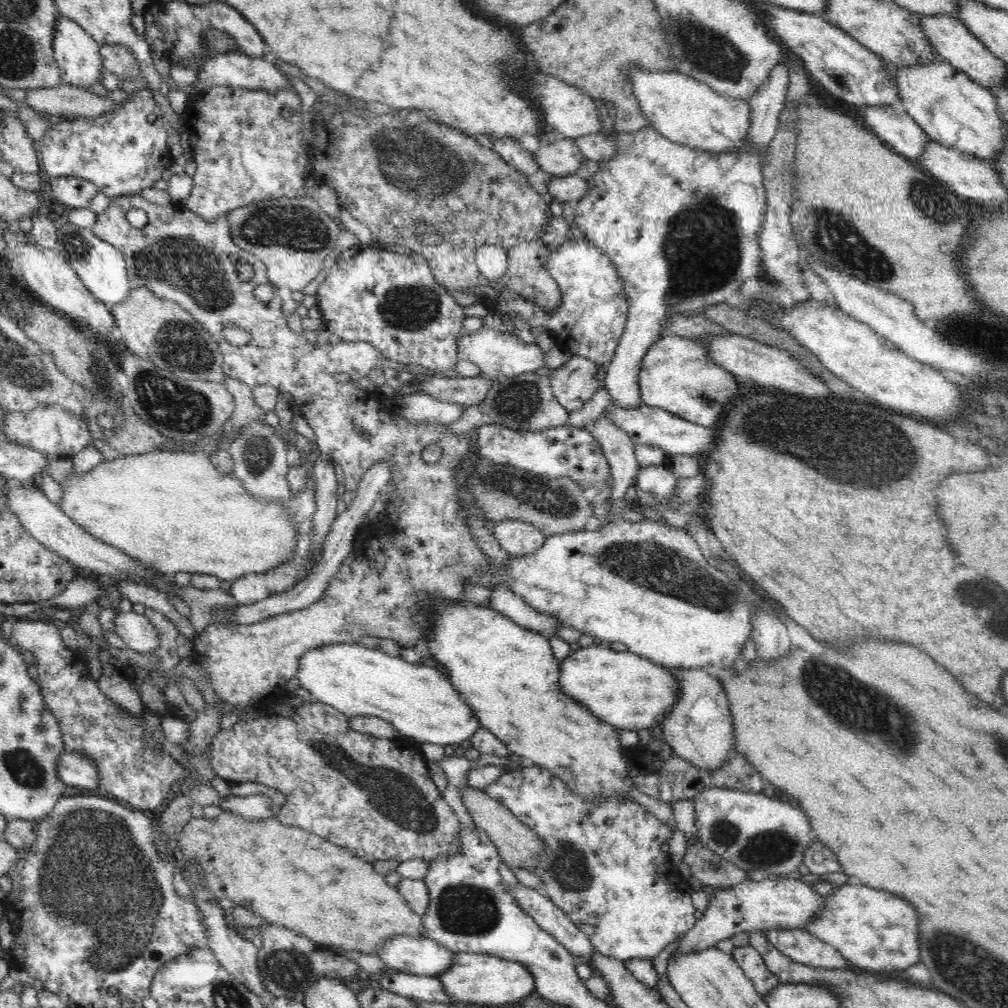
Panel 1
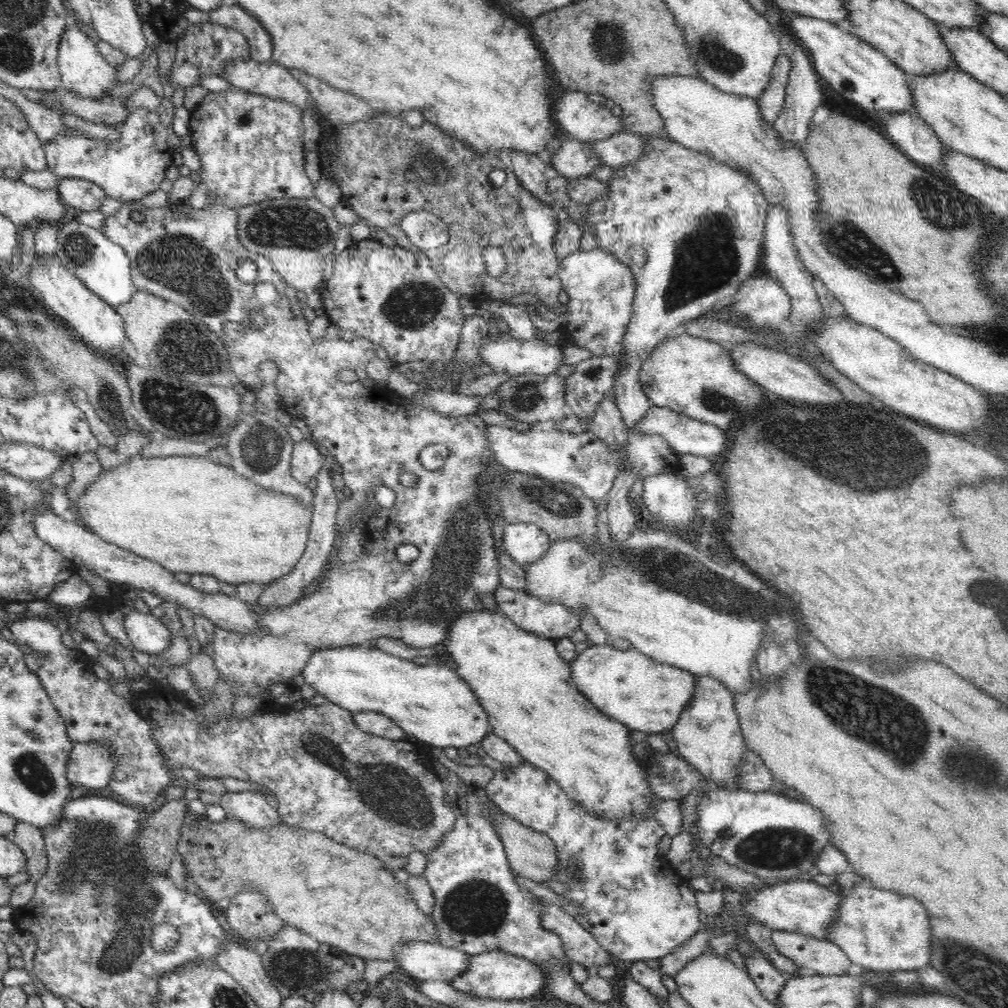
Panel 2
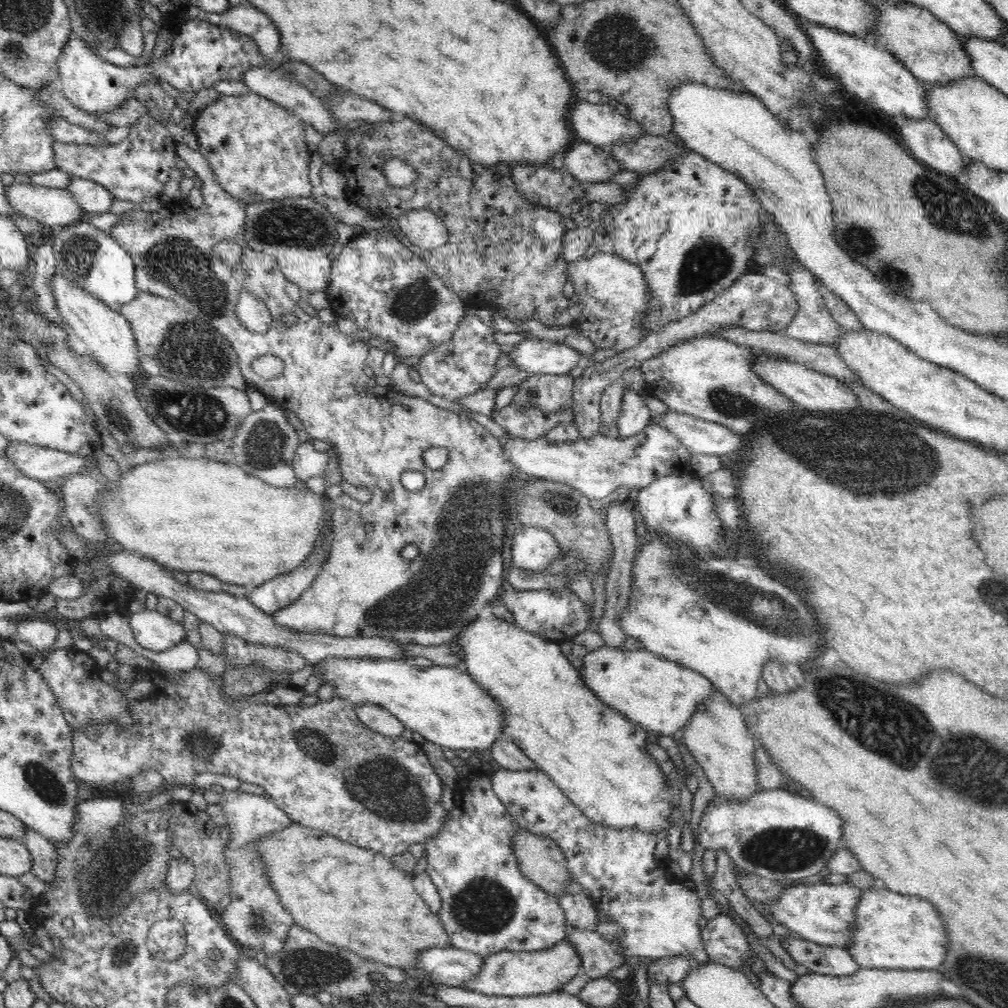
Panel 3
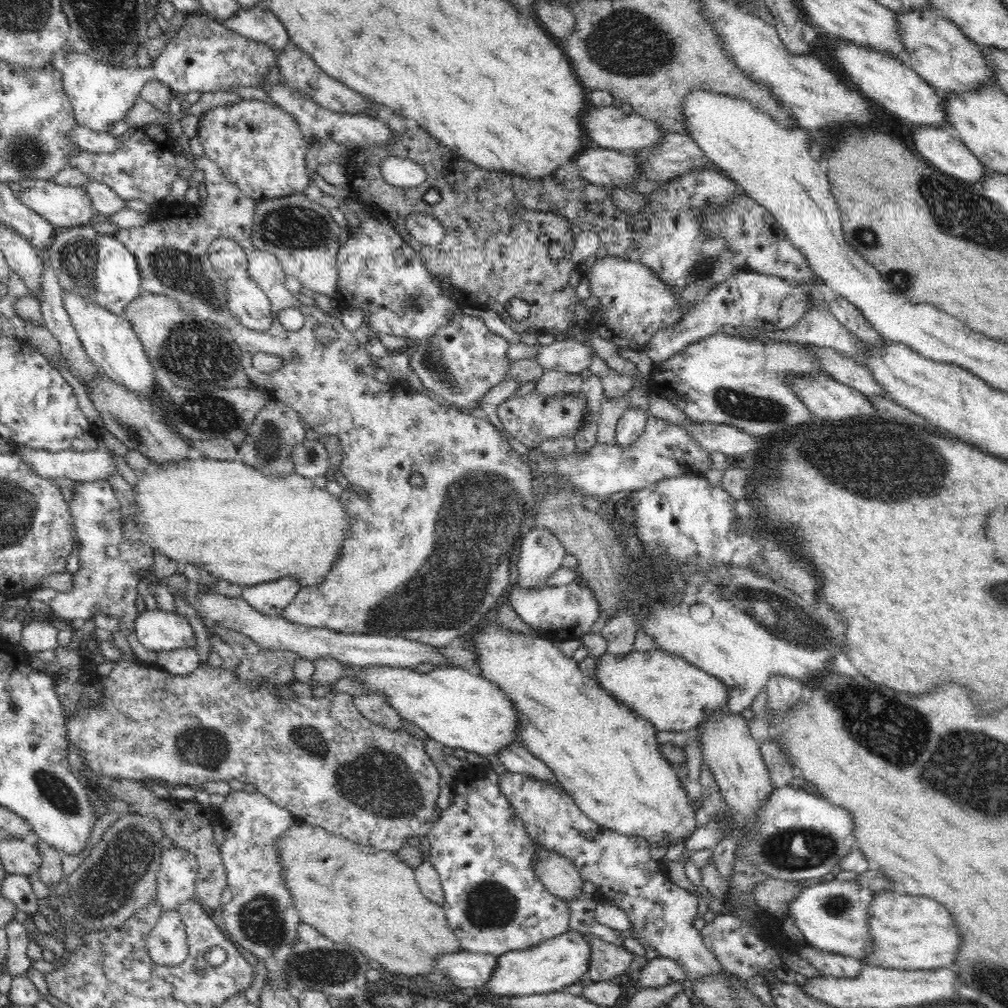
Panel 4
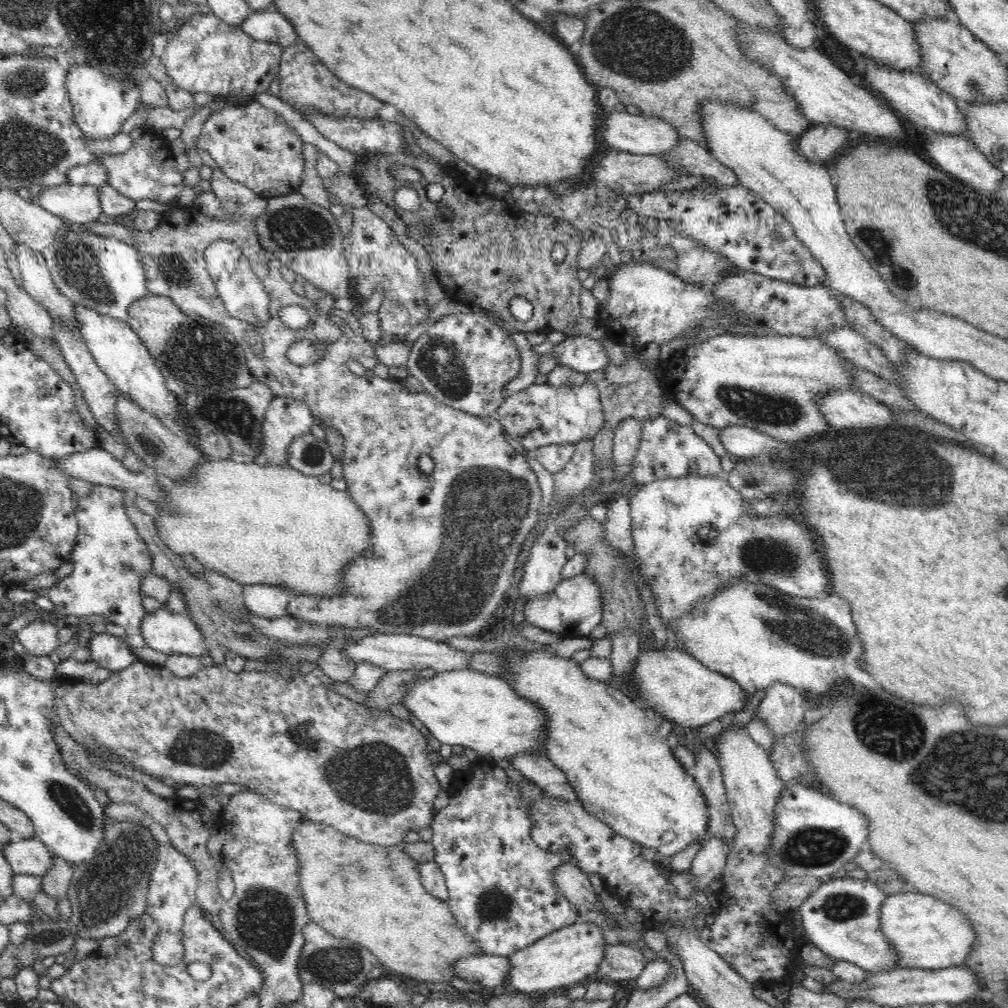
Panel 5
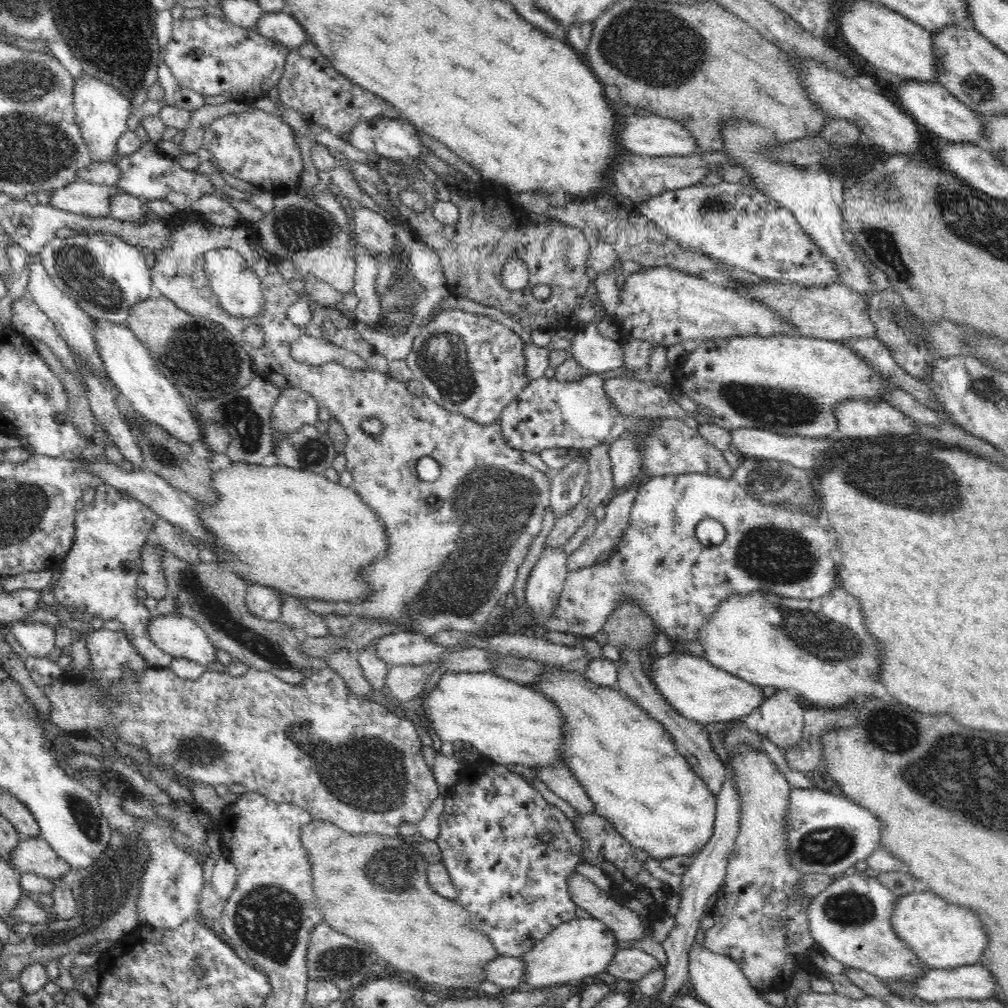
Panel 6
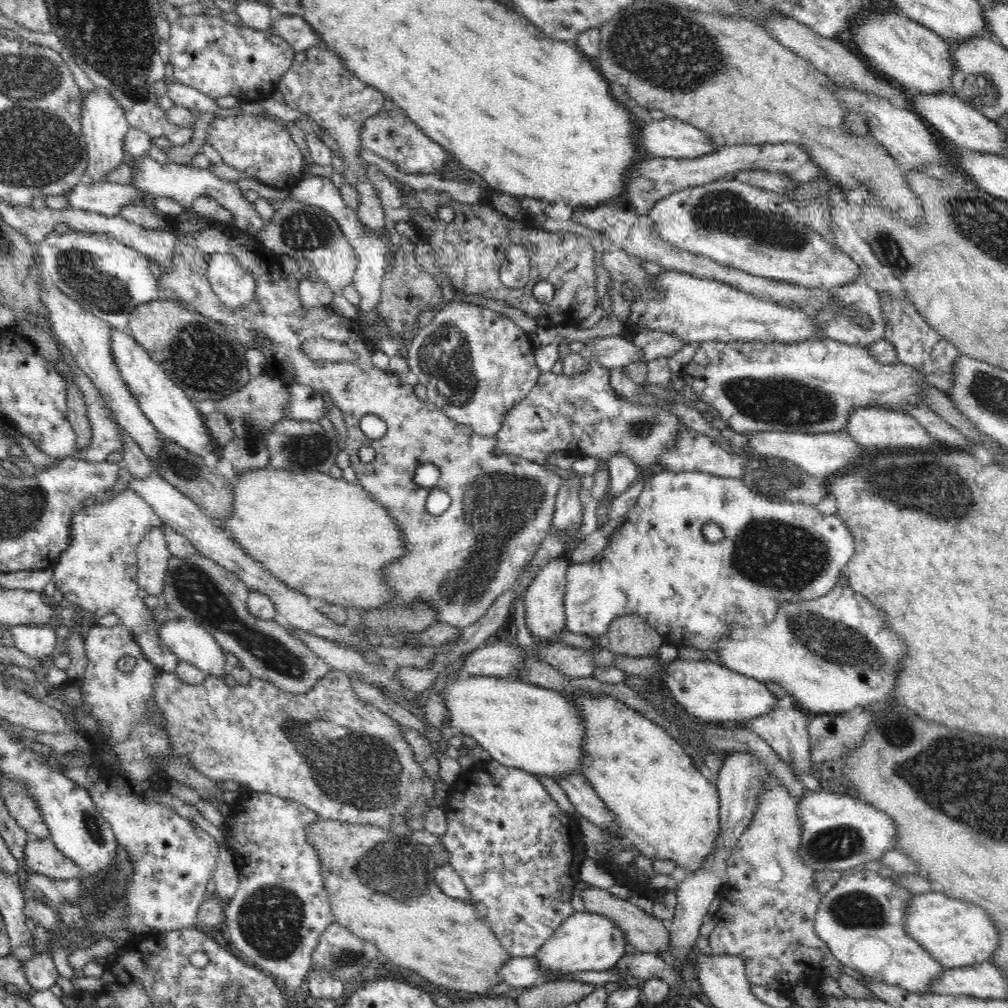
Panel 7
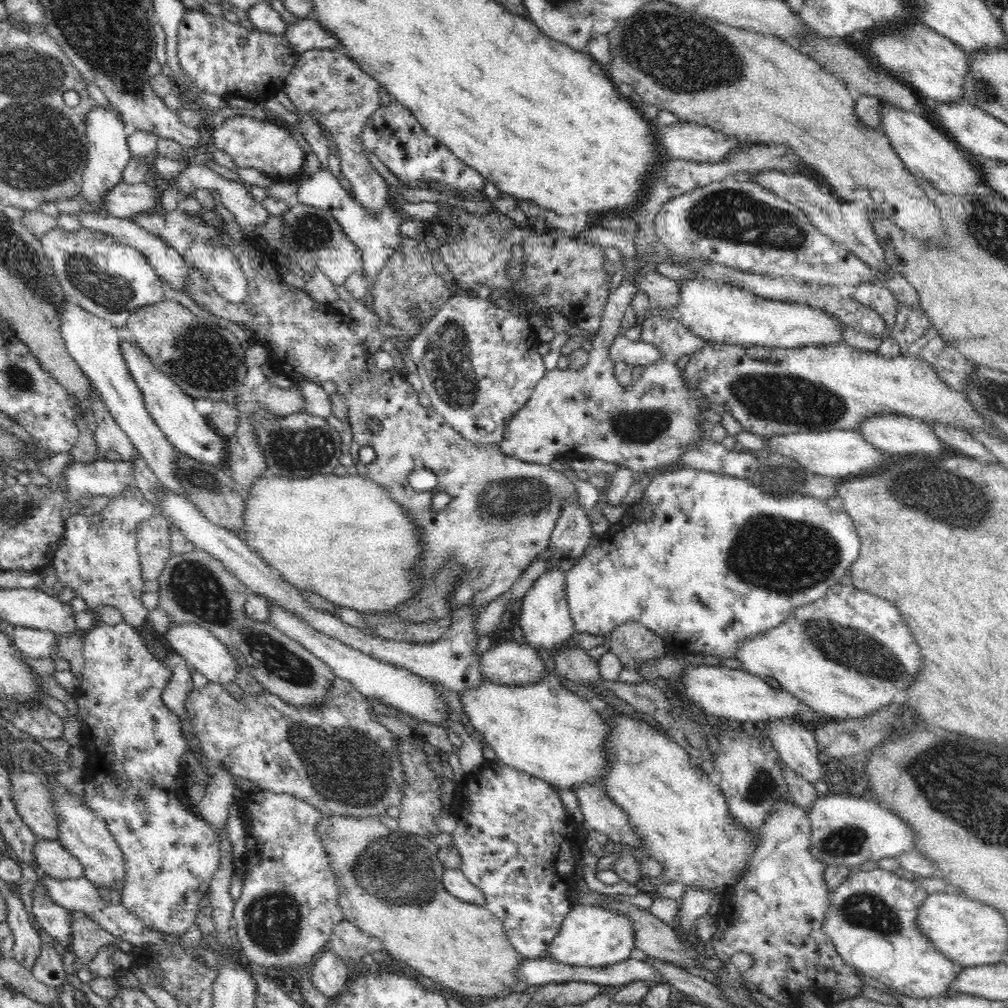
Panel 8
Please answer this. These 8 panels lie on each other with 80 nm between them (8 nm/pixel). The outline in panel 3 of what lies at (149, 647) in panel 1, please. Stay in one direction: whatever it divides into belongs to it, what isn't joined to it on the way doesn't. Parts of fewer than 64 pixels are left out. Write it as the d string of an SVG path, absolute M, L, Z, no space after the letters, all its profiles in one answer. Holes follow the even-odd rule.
M156 609L132 613L129 618L136 642L153 652L164 652L172 645L186 640L182 622L174 622L172 618L160 614Z

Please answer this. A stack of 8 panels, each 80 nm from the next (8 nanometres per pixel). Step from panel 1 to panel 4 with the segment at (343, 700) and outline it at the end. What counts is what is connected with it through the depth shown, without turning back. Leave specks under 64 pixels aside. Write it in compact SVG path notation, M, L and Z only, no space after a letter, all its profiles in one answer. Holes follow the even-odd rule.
M347 665L345 676L358 680L366 687L366 693L385 694L390 706L396 710L401 719L416 724L436 744L443 744L444 747L452 749L461 748L467 752L477 752L478 755L487 757L497 755L500 750L504 750L504 746L512 746L511 742L518 741L515 730L519 725L519 718L513 702L493 682L478 673L472 674L463 668L452 666L435 667L428 673L420 673L415 669L392 666Z

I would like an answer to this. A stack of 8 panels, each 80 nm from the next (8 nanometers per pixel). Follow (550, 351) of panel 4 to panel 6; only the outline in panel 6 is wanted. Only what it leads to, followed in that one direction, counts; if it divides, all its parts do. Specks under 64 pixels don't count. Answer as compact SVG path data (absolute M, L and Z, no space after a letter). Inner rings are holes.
M588 324L584 330L576 332L571 341L571 358L589 372L616 370L624 364L623 344L619 340L601 336L596 324Z

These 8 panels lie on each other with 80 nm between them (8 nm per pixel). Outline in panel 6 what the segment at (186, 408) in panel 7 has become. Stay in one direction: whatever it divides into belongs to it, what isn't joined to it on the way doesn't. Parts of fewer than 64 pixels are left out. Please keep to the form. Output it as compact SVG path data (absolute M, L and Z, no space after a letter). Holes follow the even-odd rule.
M102 318L94 319L94 323L96 323L94 339L98 343L98 351L102 355L107 376L119 388L124 398L131 403L132 409L186 444L194 440L202 442L203 428L198 418L192 415L188 400L182 396L179 388L161 372L157 360L150 355L148 348L138 340L130 327L103 321Z

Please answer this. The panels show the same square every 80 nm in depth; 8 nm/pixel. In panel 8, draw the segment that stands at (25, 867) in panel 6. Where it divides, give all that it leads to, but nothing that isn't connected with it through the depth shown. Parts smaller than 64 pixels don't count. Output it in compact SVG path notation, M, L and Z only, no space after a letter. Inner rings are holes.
M38 840L33 848L37 868L57 880L77 879L85 874L82 863L58 840Z

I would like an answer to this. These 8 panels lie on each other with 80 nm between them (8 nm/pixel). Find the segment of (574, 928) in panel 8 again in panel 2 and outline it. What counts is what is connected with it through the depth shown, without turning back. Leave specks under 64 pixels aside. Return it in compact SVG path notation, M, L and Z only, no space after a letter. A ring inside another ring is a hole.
M500 950L469 955L466 970L449 983L464 994L491 998L492 1000L520 1000L542 991L545 985L546 966L534 964L520 956L506 954Z

